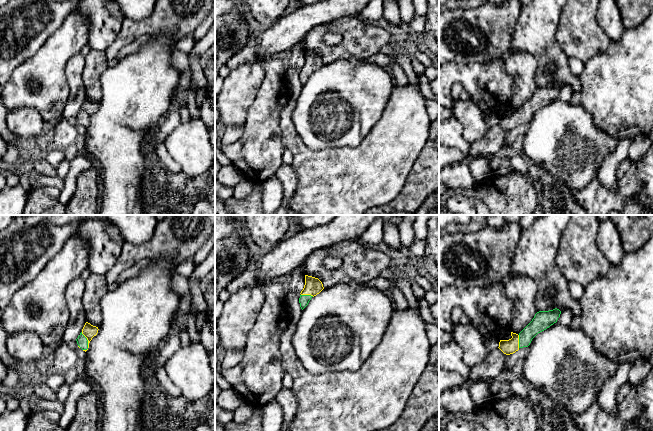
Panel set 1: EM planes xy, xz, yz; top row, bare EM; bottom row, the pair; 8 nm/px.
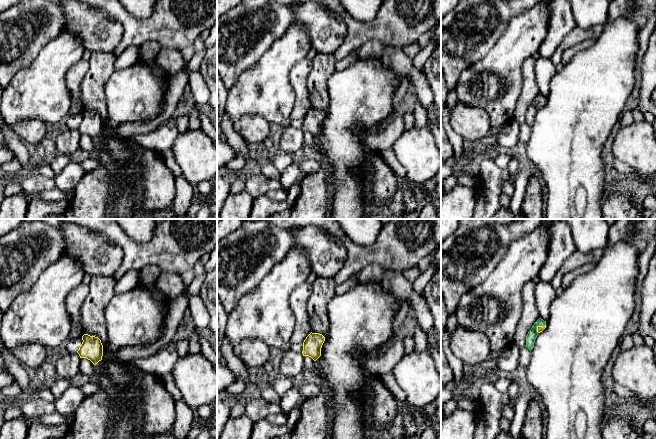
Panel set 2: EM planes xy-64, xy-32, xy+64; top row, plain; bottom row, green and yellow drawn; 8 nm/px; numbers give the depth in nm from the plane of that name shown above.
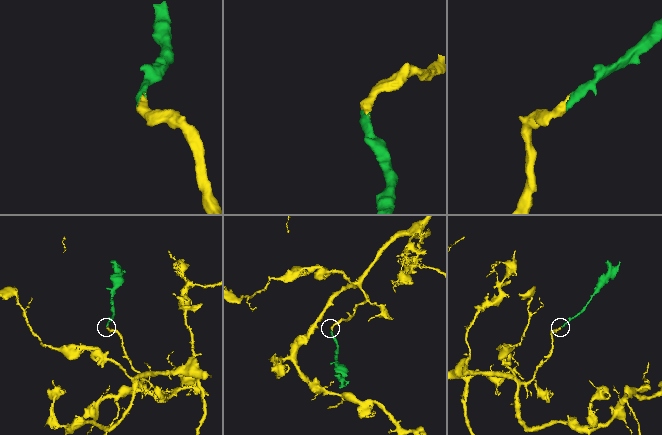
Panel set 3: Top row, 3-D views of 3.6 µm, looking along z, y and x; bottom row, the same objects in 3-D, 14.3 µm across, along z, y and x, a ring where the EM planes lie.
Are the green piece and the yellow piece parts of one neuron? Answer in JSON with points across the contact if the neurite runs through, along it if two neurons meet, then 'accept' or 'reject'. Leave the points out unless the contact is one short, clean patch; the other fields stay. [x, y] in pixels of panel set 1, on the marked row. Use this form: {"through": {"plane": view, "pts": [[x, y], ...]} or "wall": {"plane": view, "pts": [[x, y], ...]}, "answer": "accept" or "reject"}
{"through": {"plane": "xy", "pts": [[82, 341], [87, 341], [87, 333], [89, 331]]}, "answer": "accept"}

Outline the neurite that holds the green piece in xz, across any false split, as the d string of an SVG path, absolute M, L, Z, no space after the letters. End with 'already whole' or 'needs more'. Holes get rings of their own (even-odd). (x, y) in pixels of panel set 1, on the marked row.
M305 275L305 285L299 298L301 309L303 310L311 298L319 294L323 289L323 284L318 278Z; needs more

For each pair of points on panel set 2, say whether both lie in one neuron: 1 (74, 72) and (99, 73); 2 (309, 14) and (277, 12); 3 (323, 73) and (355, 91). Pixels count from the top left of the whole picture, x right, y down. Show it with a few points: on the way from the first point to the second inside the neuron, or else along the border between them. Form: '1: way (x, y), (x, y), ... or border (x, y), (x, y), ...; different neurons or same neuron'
1: border (88, 60), (88, 70), (81, 82), (81, 95); different neurons
2: border (292, 10), (293, 21); different neurons
3: border (336, 70), (327, 83), (329, 101); different neurons

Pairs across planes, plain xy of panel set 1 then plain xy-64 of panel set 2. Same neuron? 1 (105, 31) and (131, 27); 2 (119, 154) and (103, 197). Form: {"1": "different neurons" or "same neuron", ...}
{"1": "different neurons", "2": "different neurons"}

